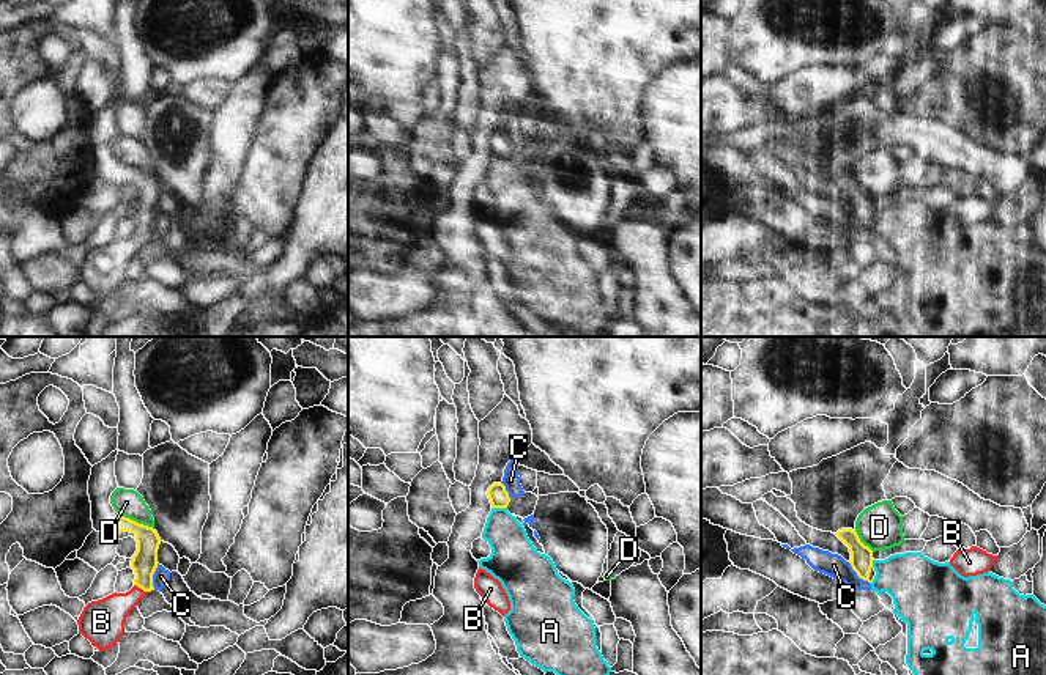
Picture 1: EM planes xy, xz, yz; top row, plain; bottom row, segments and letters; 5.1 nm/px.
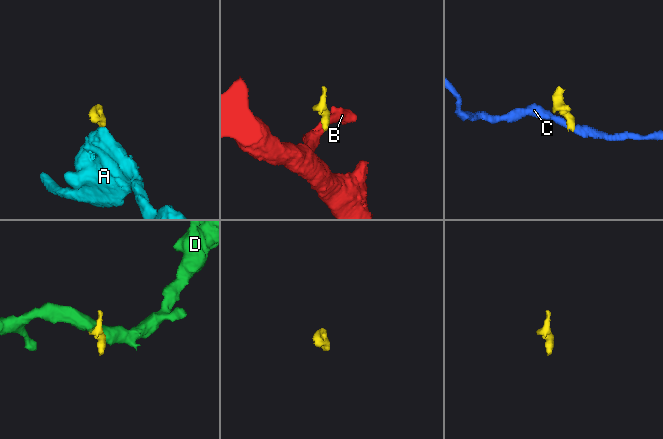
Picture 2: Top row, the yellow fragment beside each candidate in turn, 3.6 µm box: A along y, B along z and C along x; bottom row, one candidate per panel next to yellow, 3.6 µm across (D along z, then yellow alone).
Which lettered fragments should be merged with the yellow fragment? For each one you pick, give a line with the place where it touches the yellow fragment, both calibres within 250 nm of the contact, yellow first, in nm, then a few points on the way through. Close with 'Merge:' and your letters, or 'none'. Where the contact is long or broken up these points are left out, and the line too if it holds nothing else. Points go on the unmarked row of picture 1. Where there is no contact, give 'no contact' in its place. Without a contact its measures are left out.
B: xy (142, 236) | 130/200 nm | across xy (144, 210), (142, 236), (104, 268)
Merge: B

